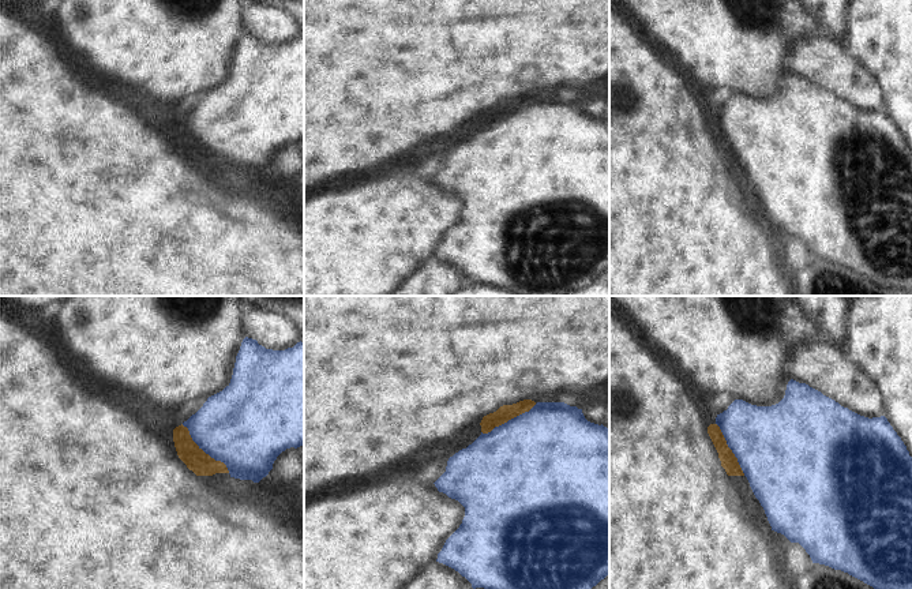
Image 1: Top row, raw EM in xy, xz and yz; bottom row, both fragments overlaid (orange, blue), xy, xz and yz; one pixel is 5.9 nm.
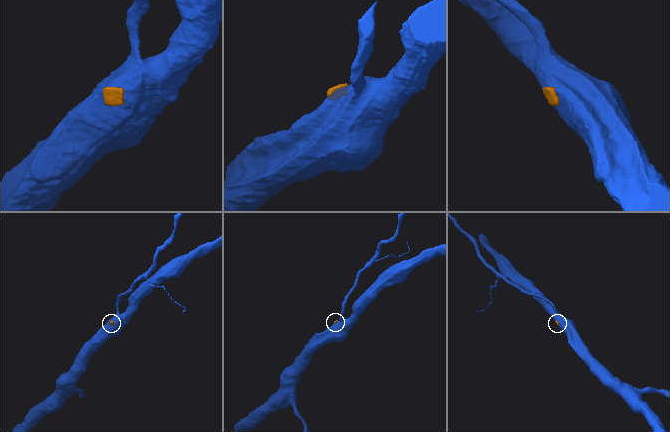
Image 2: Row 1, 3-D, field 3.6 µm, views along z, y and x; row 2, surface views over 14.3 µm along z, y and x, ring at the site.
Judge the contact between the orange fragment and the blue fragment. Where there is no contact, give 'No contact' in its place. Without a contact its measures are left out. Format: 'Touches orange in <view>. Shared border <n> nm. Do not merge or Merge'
Touches orange in xy. Shared border 400 nm. Do not merge

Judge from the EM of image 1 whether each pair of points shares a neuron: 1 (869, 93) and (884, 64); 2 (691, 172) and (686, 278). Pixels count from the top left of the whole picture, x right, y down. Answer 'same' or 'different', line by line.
1: different
2: same

